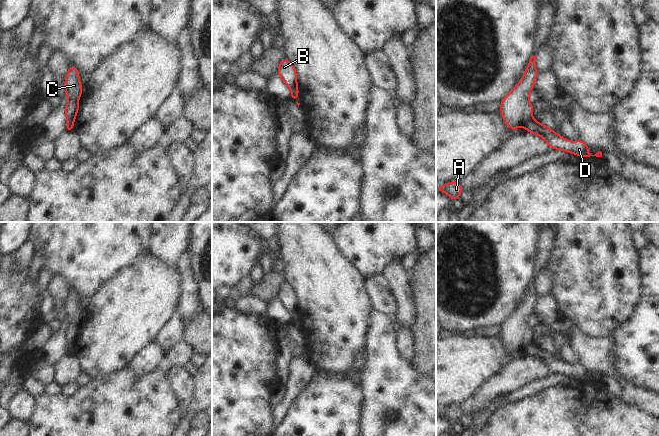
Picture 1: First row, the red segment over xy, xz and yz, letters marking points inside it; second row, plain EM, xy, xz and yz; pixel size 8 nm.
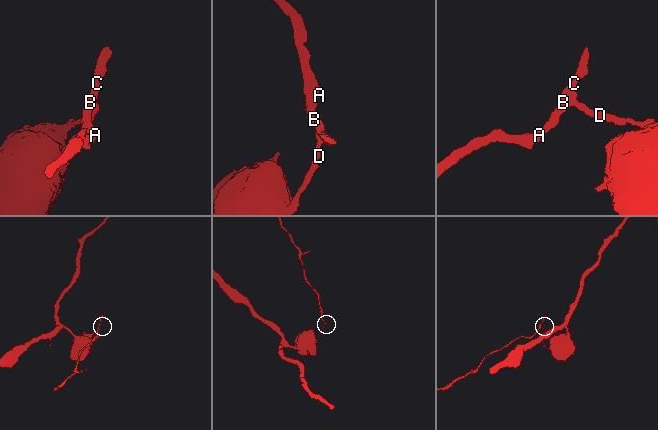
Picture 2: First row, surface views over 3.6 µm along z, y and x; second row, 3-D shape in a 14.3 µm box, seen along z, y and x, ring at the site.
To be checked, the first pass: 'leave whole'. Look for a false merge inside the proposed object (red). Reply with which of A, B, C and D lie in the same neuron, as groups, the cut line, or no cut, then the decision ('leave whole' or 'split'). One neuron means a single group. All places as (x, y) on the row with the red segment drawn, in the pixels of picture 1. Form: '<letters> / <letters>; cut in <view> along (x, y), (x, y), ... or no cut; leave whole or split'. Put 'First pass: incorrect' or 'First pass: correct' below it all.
A B C / D; cut in yz along (531, 117), (523, 125); split
First pass: incorrect

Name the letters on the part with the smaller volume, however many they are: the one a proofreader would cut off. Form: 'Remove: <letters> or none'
Remove: A, B, C

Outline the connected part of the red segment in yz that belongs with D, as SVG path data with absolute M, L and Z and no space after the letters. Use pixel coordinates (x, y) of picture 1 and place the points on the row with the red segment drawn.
M531 118L524 127L527 132L541 136L548 143L551 149L564 150L568 153L577 154L581 158L590 156L602 157L601 151L595 155L591 155L587 147L588 143L583 140L575 142L566 140L560 134L556 134L551 128L537 122L535 119Z

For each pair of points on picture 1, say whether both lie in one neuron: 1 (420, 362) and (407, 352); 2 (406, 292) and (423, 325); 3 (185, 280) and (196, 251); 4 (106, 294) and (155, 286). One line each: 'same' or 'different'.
1: different
2: different
3: different
4: same

